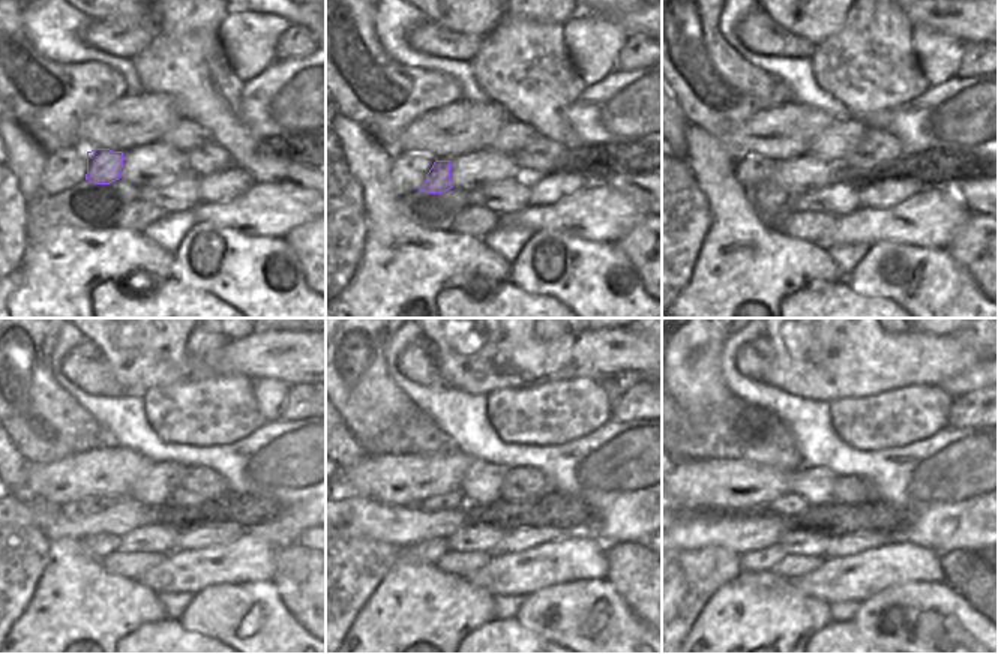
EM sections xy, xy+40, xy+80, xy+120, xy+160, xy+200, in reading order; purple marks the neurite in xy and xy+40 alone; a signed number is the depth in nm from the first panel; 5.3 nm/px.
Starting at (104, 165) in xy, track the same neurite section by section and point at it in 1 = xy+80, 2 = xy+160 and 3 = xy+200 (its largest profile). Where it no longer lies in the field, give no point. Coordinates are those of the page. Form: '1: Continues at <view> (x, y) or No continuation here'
1: Continues at xy+80 (766, 194)
2: Continues at xy+160 (431, 551)
3: Continues at xy+200 (766, 560)

